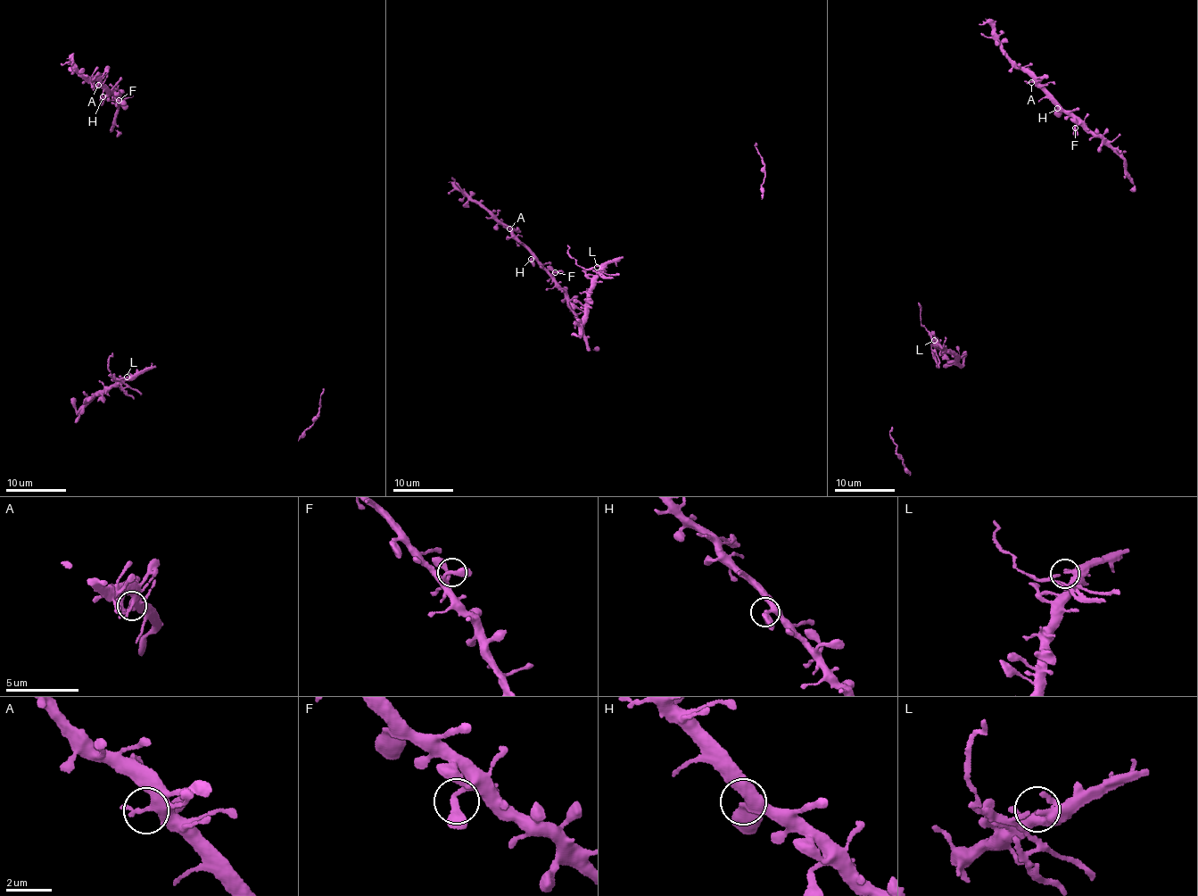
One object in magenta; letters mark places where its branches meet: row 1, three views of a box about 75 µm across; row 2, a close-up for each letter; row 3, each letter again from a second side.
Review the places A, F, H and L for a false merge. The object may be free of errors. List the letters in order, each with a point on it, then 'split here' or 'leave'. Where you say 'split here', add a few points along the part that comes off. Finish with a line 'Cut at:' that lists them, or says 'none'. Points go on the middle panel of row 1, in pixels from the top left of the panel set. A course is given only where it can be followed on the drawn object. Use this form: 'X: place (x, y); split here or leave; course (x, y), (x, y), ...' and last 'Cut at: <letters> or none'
A: place (509, 228); leave
F: place (555, 272); leave
H: place (531, 259); leave
L: place (597, 267); split here; course (596, 267), (585, 269), (577, 263), (566, 251), (567, 244)
Cut at: L

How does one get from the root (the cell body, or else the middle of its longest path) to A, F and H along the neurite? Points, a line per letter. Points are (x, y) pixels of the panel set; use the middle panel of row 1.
A: (558, 287), (555, 277), (534, 253), (509, 228)
F: (558, 287), (552, 276), (555, 272)
H: (558, 287), (557, 282), (531, 259)

